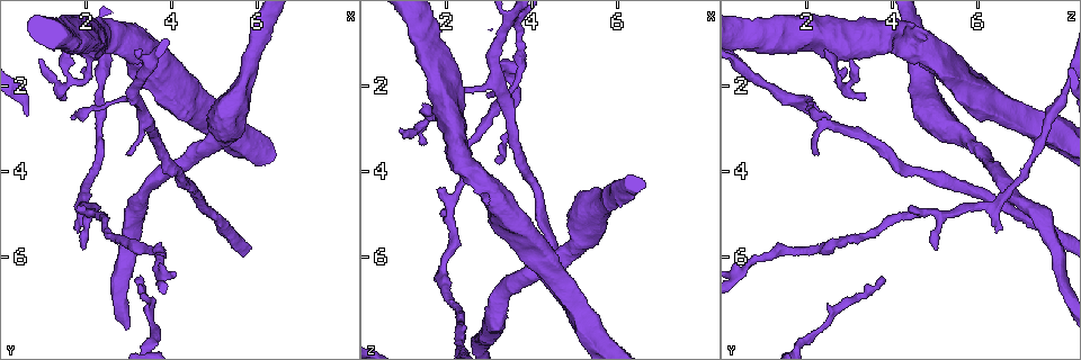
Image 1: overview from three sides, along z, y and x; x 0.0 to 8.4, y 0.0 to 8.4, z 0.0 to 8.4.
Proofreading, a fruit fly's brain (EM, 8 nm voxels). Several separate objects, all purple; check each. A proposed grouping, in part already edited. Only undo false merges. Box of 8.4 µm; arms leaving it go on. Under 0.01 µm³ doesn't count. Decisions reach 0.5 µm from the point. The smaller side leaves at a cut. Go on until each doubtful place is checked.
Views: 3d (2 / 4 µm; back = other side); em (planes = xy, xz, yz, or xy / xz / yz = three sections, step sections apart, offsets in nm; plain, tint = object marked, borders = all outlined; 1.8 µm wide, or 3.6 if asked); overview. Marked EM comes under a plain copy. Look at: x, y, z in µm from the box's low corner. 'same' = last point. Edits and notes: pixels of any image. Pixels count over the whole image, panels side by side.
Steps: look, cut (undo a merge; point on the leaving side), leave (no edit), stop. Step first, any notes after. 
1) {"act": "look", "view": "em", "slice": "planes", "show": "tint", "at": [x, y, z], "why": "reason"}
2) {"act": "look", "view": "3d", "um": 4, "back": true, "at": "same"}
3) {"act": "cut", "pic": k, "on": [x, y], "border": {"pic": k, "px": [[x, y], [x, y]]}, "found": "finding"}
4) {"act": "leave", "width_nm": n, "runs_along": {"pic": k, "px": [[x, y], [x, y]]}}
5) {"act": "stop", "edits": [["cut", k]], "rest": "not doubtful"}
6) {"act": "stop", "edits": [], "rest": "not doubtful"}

{"act": "look", "view": "3d", "um": 4, "at": [2.35, 2.50, 2.05]}

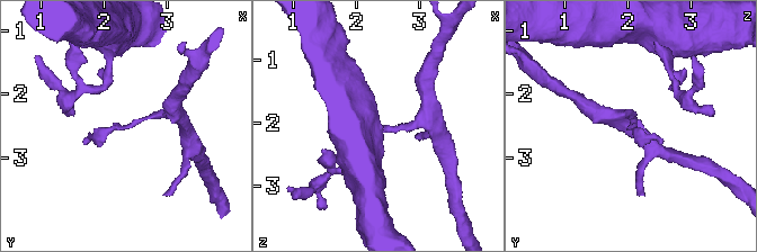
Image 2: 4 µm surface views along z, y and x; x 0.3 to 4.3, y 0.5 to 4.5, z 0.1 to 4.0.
{"act": "look", "view": "em", "um": 3.6, "slice": "yz", "step": 16, "show": "tint", "at": [2.35, 2.55, 2.05]}

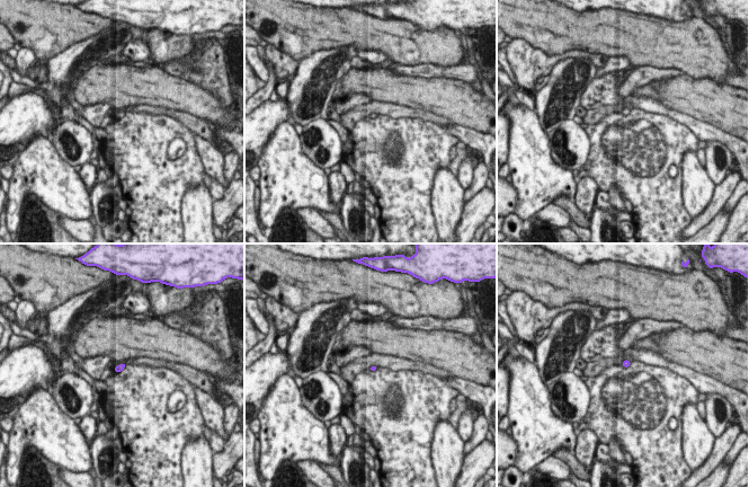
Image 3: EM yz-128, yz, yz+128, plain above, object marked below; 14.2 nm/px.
{"act": "look", "view": "em", "um": 3.6, "slice": "planes", "show": "tint", "at": "same", "why": "another direction"}

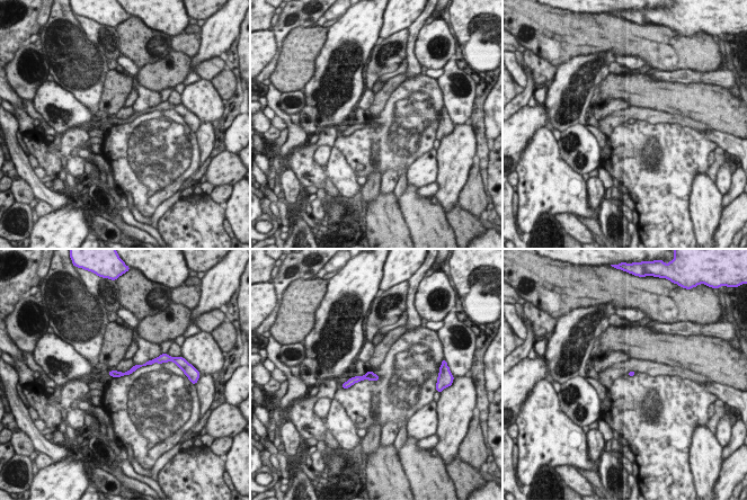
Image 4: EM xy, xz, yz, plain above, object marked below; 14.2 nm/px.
{"act": "leave", "width_nm": 70, "runs_along": {"pic": 4, "px": [[153, 360], [124, 374], [110, 373]]}, "found": "one cell here"}

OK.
{"act": "look", "view": "3d", "um": 2, "at": [3.15, 2.35, 1.90], "why": "sudden change in width"}

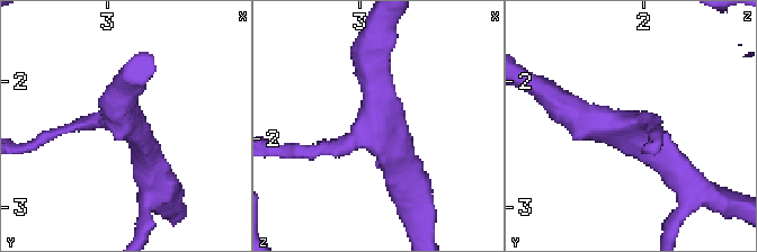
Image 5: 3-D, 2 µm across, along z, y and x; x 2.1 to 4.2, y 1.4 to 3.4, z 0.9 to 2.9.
{"act": "look", "view": "em", "slice": "planes", "show": "tint", "at": [3.20, 2.36, 1.86], "why": "now the EM"}

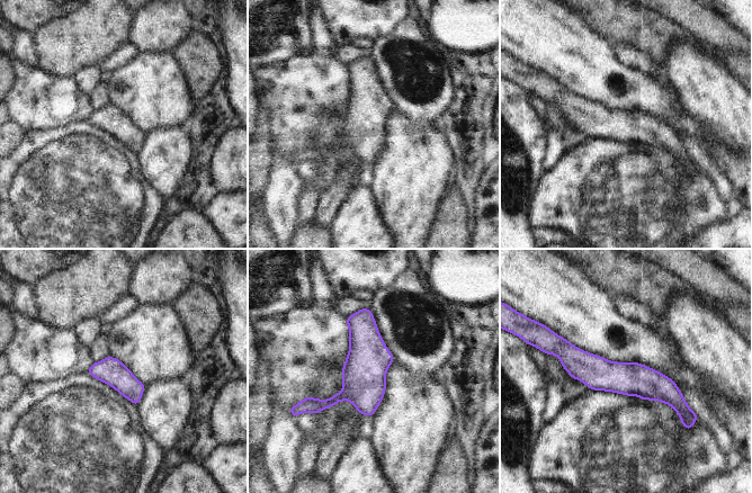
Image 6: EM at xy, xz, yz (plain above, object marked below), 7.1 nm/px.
{"act": "leave", "width_nm": 190, "runs_along": {"pic": 6, "px": [[563, 351], [685, 408]]}, "found": "one cell here"}

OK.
{"act": "look", "view": "3d", "um": 4, "back": true, "at": [1.65, 1.90, 2.80], "why": "arms part here"}

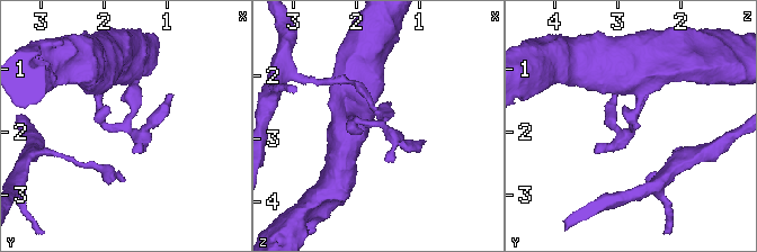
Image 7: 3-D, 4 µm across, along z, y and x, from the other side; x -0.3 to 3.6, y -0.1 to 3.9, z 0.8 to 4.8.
{"act": "look", "view": "em", "um": 3.6, "slice": "xy", "step": 8, "show": "tint", "at": [1.65, 1.90, 2.75]}

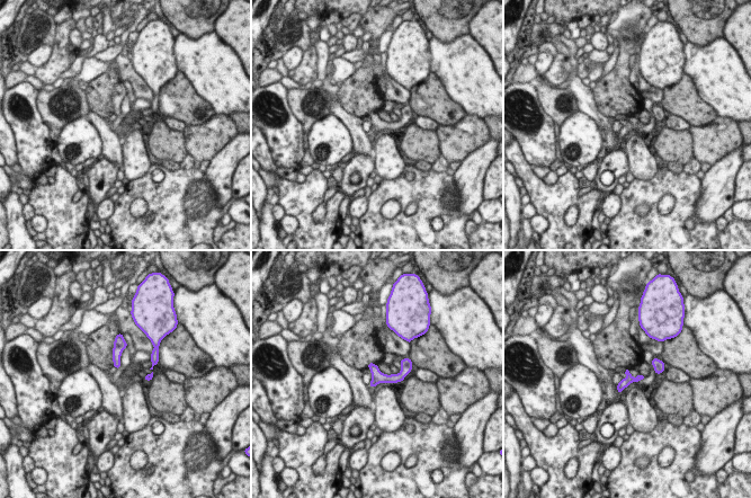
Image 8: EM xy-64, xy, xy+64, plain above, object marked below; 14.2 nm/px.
{"act": "leave", "runs_along": {"pic": 8, "px": [[408, 366], [398, 378], [373, 383]]}, "found": "one cell here"}

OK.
{"act": "look", "view": "em", "slice": "planes", "show": "tint", "at": [2.15, 5.05, 5.20]}

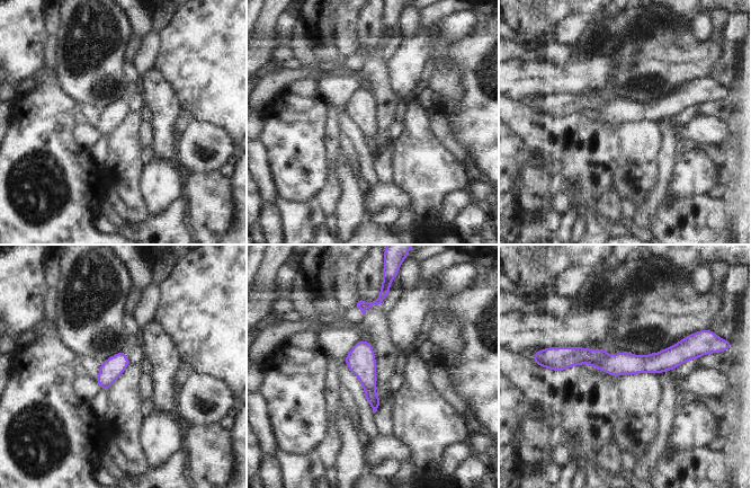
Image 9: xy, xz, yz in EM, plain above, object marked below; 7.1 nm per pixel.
{"act": "leave", "width_nm": 160, "found": "all the same cell"}

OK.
{"act": "stop", "edits": [], "rest": "not doubtful"}

